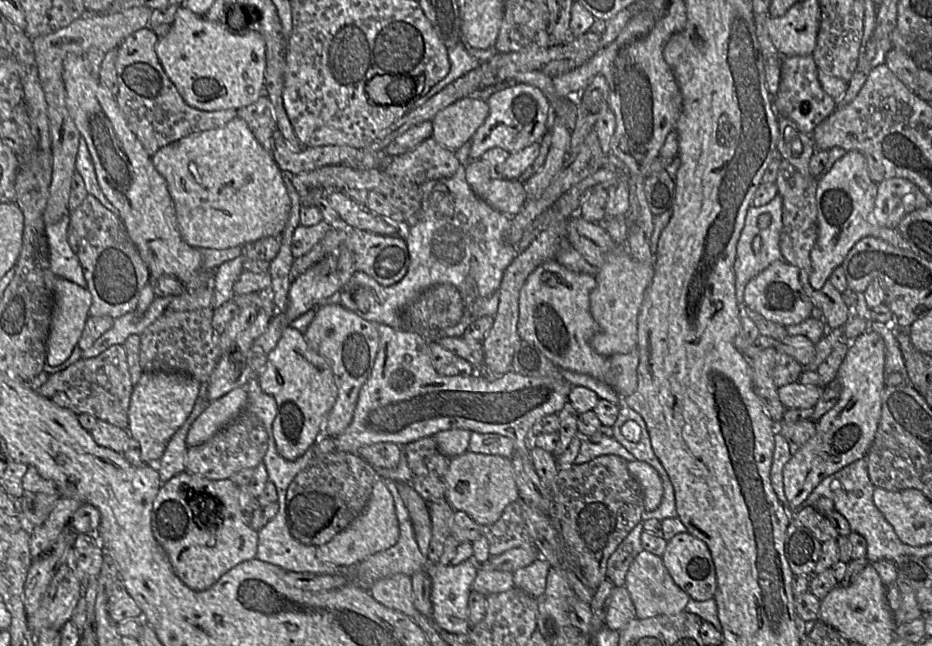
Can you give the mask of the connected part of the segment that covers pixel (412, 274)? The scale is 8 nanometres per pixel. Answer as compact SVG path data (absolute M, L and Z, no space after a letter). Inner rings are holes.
M460 165L456 173L450 178L429 180L445 184L447 186L446 191L429 190L420 193L423 197L424 194L433 192L430 196L429 209L426 212L422 209L421 219L415 225L409 226L406 234L404 234L404 240L407 243L410 255L410 265L406 275L399 282L391 286L383 286L367 274L356 270L347 284L322 304L340 304L364 320L386 324L396 329L404 329L401 310L417 299L426 289L438 284L450 284L459 291L464 310L457 324L440 328L440 338L462 336L464 331L479 318L494 316L499 305L499 288L504 271L518 255L514 246L507 241L511 217L493 209L484 200L476 196L466 181L465 168L466 166ZM355 294L364 298L359 301L361 313L356 312L353 303Z

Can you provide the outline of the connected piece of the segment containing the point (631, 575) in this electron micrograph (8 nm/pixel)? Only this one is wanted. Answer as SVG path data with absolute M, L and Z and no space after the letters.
M644 550L631 563L624 586L635 606L636 619L679 614L684 612L686 605L691 600L689 595L675 584L664 566L662 558Z

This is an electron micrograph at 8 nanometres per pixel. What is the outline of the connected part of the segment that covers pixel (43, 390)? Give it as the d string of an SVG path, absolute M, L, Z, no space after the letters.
M114 345L96 357L82 358L62 371L51 374L49 380L36 391L49 399L58 392L64 392L70 406L58 406L67 408L77 415L90 414L98 420L126 429L133 387L124 345Z

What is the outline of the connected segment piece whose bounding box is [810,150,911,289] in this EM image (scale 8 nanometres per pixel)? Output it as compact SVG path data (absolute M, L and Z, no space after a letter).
M847 151L829 170L818 178L816 206L818 238L811 251L811 287L820 289L833 271L840 267L852 247L862 238L873 236L903 250L910 250L909 243L897 228L883 227L876 221L873 211L878 183L869 176L865 156L859 151Z

